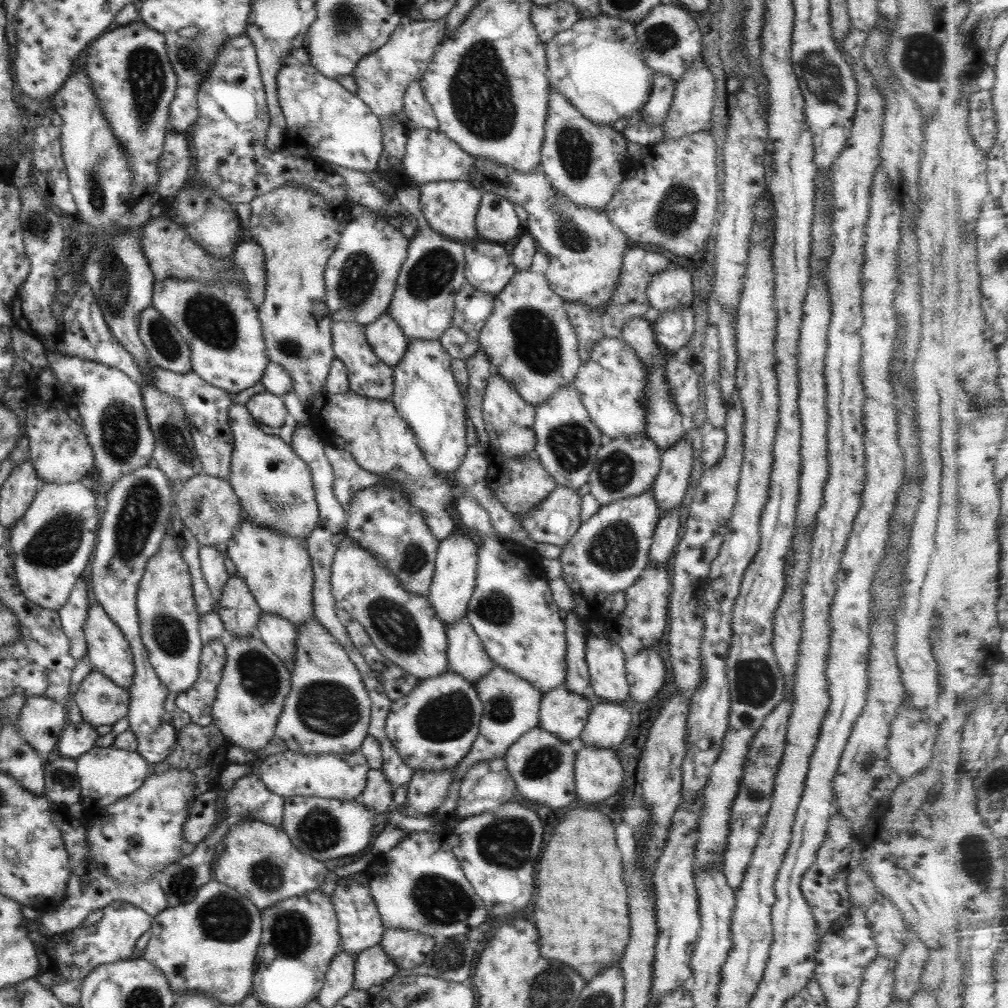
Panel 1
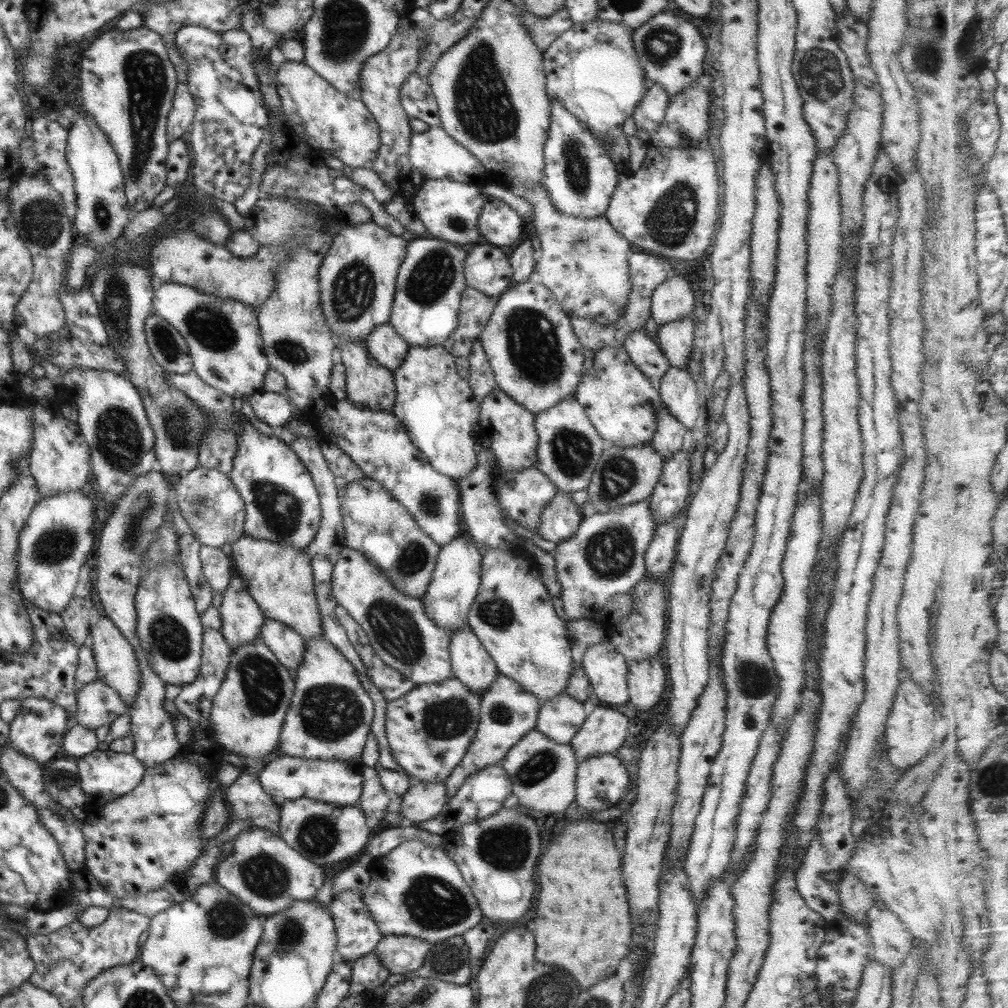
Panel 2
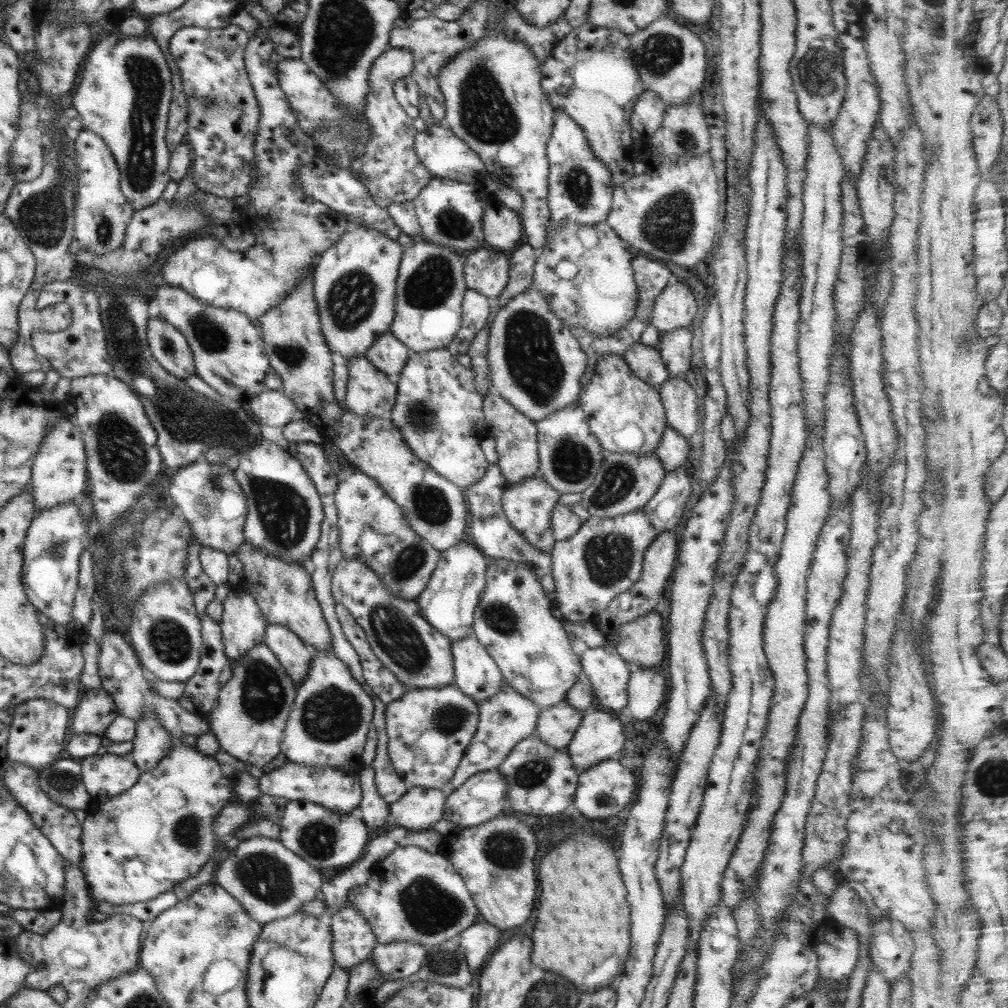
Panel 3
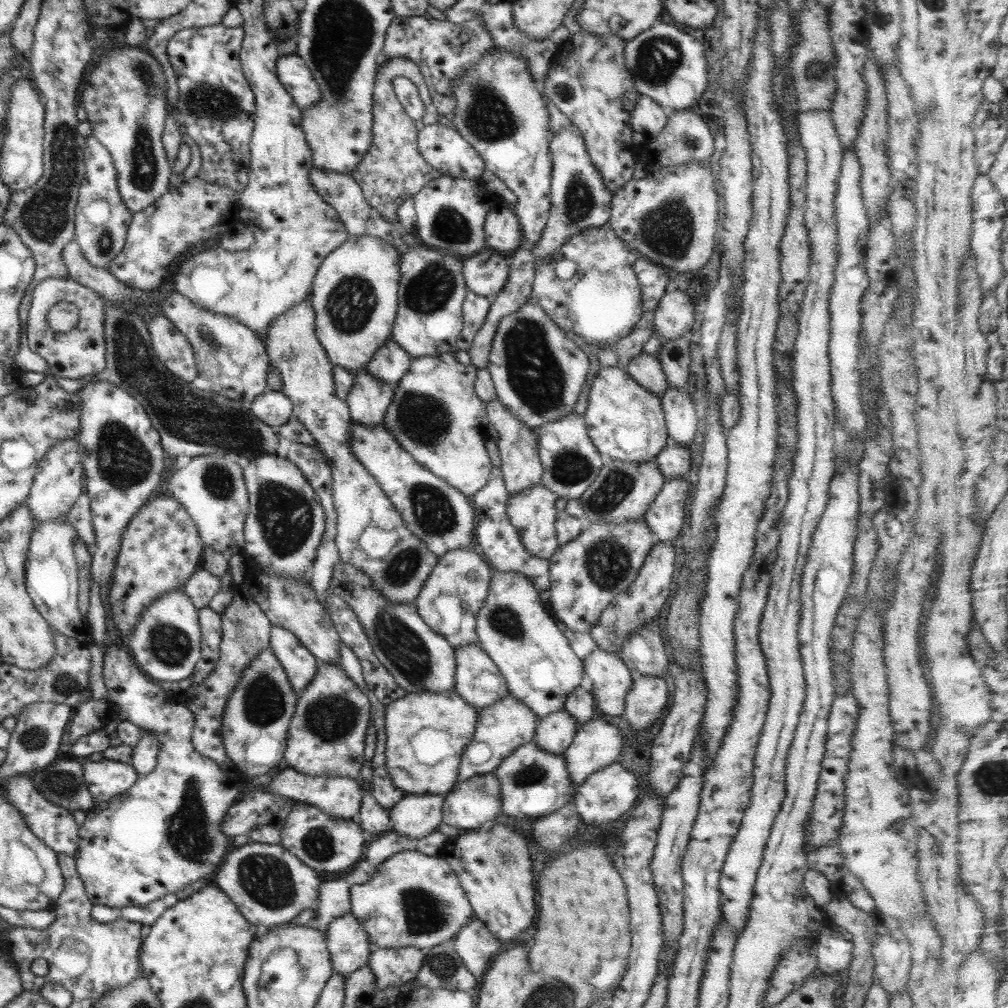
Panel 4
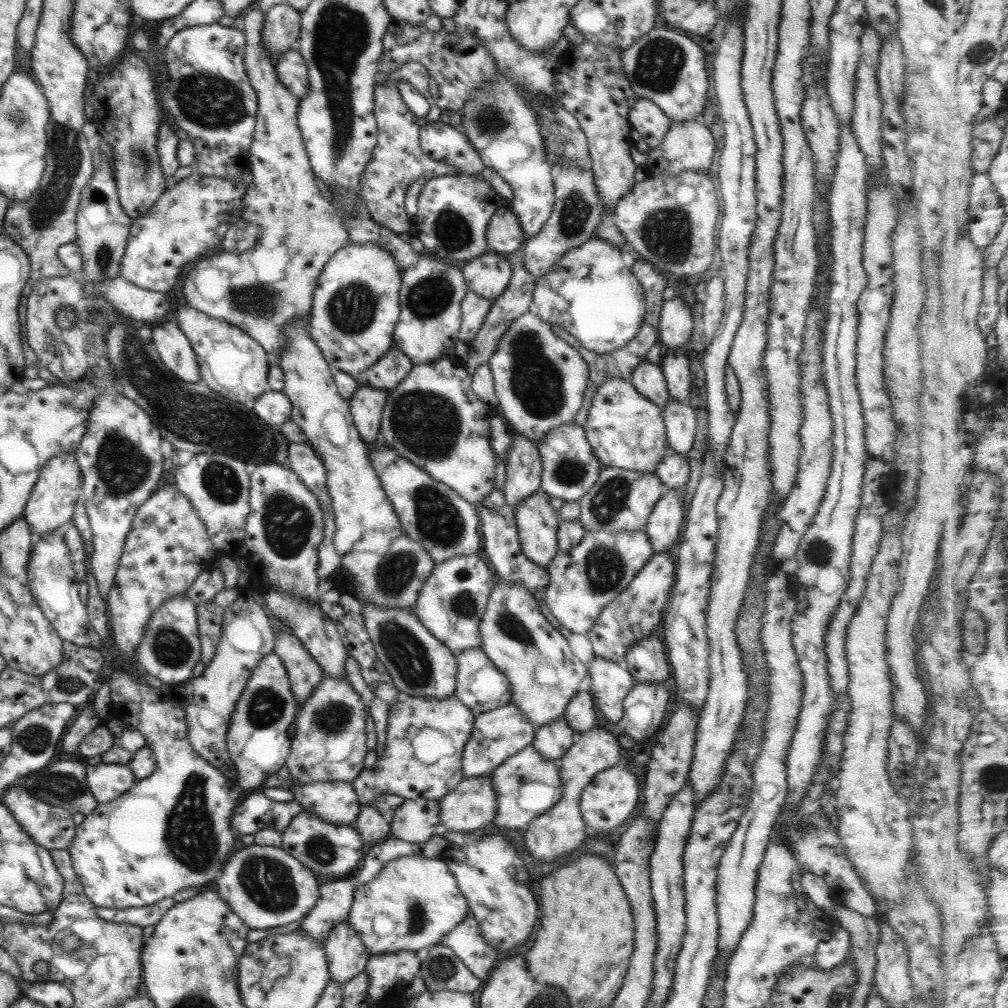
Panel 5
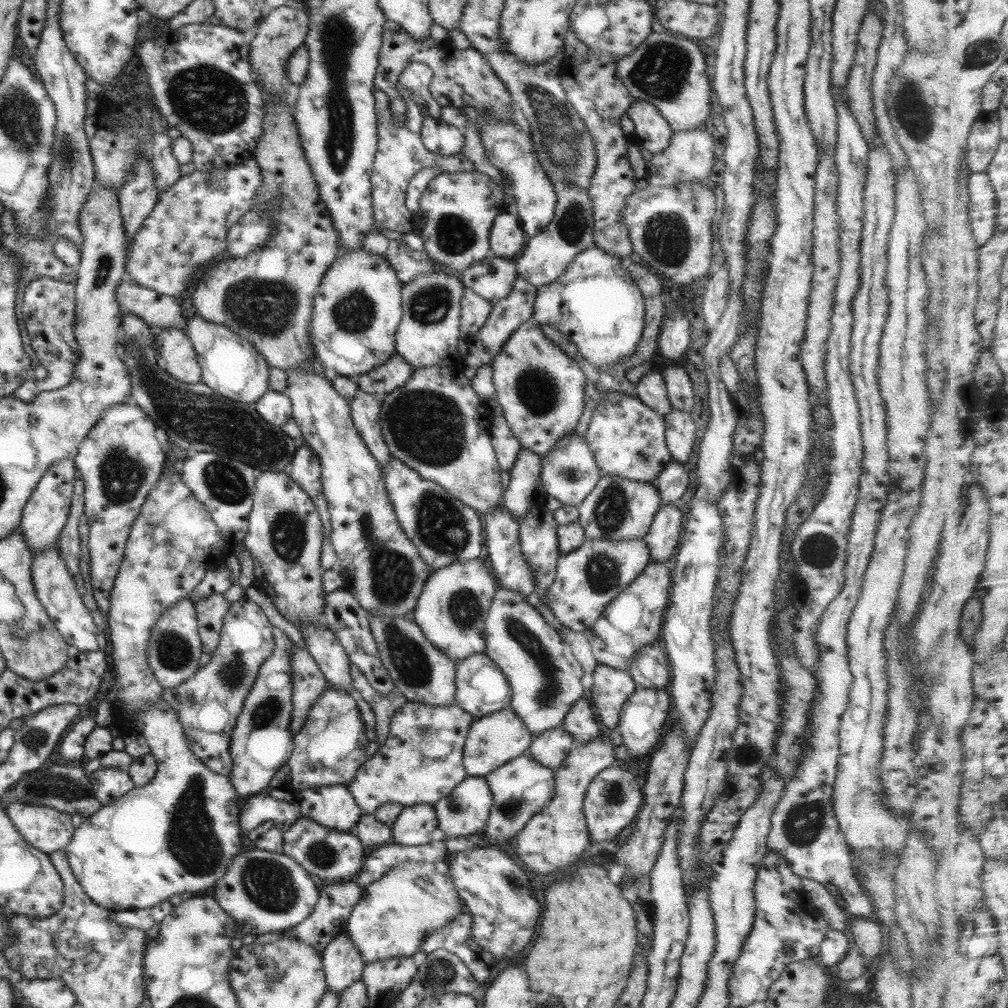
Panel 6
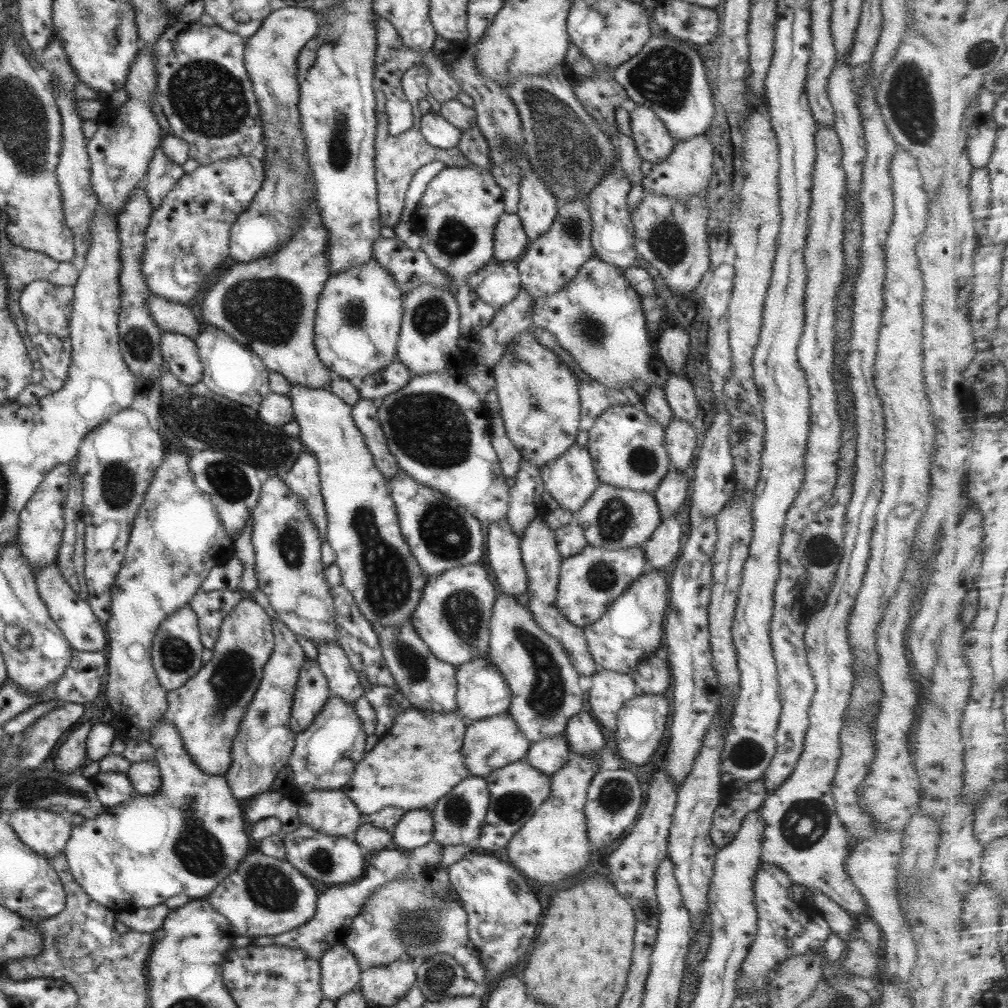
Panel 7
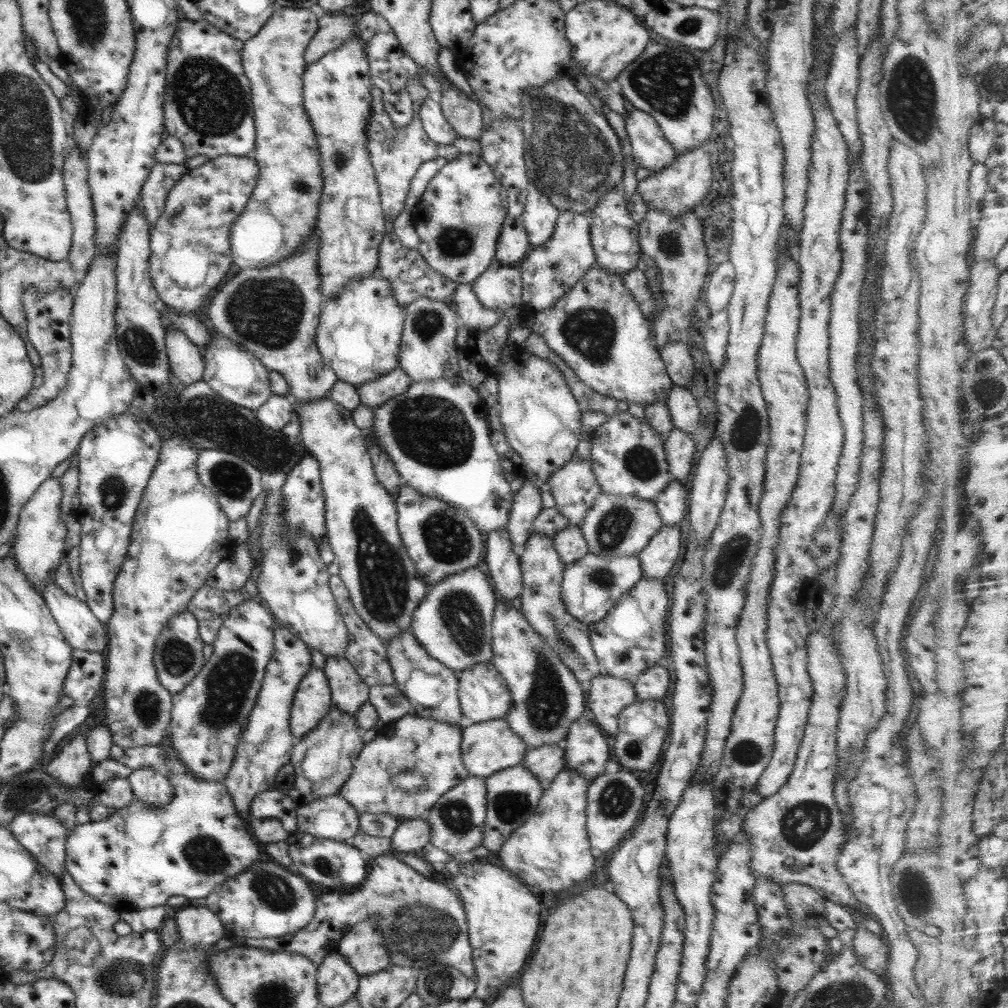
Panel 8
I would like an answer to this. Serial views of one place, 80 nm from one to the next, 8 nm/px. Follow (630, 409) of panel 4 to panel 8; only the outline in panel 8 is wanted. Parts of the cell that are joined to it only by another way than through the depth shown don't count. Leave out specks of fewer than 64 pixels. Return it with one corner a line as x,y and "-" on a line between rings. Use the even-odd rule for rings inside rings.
619,412
617,415
608,416
606,422
590,436
591,469
601,492
620,496
635,495
654,501
671,482
672,476
669,473
662,437
644,418
637,418
629,412

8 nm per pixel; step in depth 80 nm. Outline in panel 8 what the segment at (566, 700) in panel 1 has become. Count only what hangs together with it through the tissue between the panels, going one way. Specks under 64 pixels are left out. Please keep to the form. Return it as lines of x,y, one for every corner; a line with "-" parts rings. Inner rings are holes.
546,744
526,752
522,764
545,785
565,768
563,744

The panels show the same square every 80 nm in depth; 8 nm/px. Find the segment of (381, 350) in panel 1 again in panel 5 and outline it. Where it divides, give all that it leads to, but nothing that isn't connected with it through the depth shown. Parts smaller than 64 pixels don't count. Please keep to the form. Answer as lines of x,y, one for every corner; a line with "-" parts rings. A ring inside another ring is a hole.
392,346
384,357
356,377
358,384
376,389
392,390
412,371
413,362
396,346

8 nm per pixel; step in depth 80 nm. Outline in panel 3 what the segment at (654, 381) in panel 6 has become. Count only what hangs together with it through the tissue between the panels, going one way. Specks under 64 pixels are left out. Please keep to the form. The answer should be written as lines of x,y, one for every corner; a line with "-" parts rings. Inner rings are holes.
642,342
636,343
626,351
623,358
640,381
648,383
654,389
668,381
668,368
656,347
644,346

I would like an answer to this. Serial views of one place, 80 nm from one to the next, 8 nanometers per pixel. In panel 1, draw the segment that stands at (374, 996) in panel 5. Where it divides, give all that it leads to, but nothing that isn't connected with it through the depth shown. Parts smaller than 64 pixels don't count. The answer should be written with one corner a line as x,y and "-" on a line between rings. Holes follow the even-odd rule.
388,929
379,945
400,969
414,968
424,962
437,939
414,930

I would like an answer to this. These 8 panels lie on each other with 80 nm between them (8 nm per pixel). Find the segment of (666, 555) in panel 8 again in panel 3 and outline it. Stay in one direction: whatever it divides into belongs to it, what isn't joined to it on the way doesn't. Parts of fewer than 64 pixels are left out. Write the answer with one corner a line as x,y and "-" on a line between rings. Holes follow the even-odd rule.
689,465
679,466
665,473
658,492
643,508
648,522
660,533
676,530
675,523
682,516
684,506
689,503
692,491

